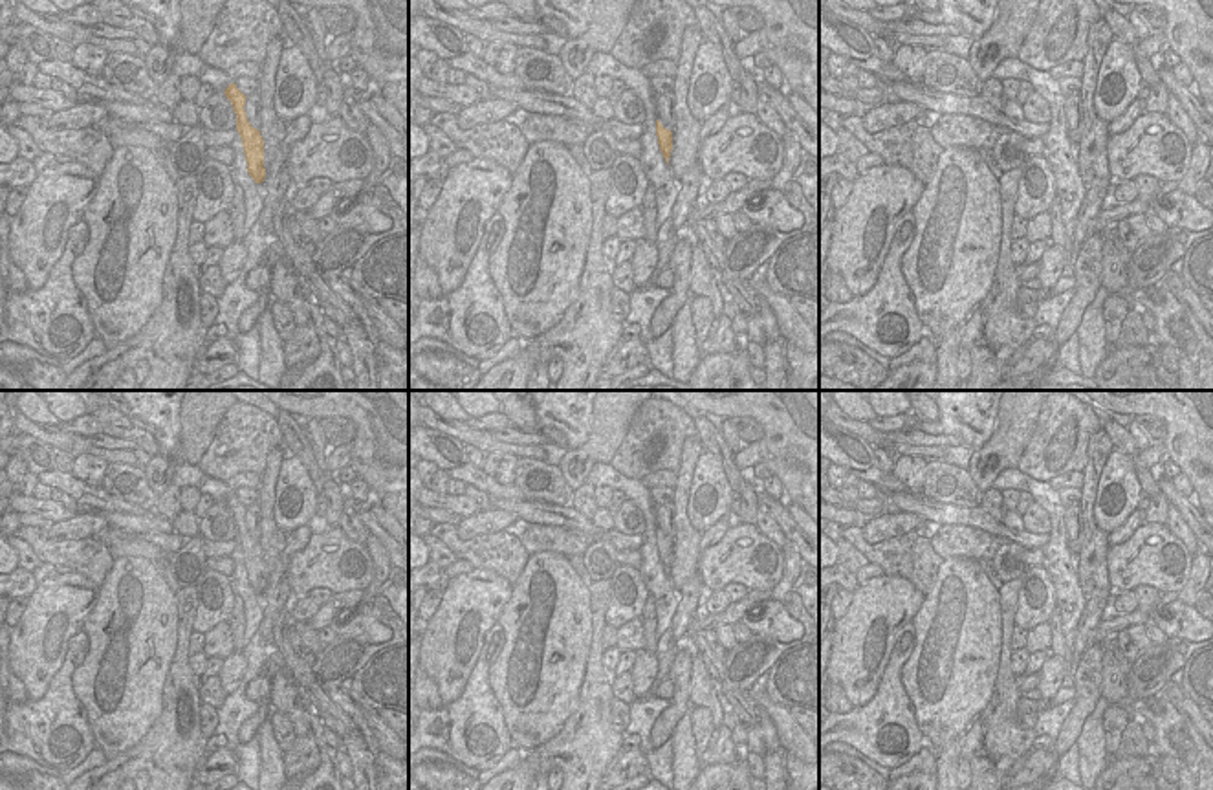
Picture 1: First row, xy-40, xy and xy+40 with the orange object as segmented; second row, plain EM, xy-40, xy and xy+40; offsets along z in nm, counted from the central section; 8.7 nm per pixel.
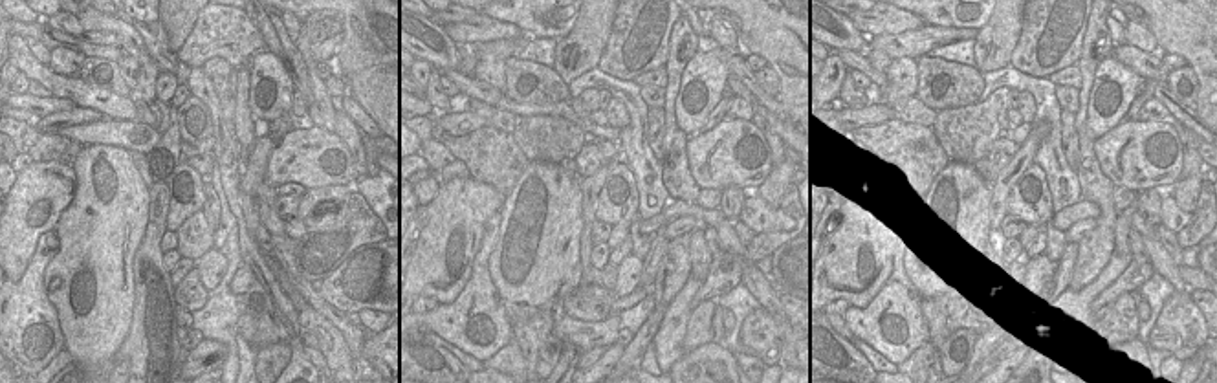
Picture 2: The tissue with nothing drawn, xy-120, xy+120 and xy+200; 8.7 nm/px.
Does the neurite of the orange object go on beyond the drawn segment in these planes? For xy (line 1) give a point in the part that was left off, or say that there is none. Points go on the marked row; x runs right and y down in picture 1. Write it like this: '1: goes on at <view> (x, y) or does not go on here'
1: does not go on here

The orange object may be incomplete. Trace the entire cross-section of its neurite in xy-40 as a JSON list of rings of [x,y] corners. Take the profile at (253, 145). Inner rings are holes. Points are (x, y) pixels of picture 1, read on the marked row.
[[[229,84],[225,88],[225,97],[231,101],[233,110],[236,114],[236,130],[242,137],[242,147],[247,161],[247,172],[255,180],[255,183],[262,183],[266,178],[264,169],[264,139],[260,130],[253,128],[246,115],[246,97],[236,84]]]

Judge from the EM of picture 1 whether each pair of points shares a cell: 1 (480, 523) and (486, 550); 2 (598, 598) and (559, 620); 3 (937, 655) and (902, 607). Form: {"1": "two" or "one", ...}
{"1": "two", "2": "two", "3": "two"}

